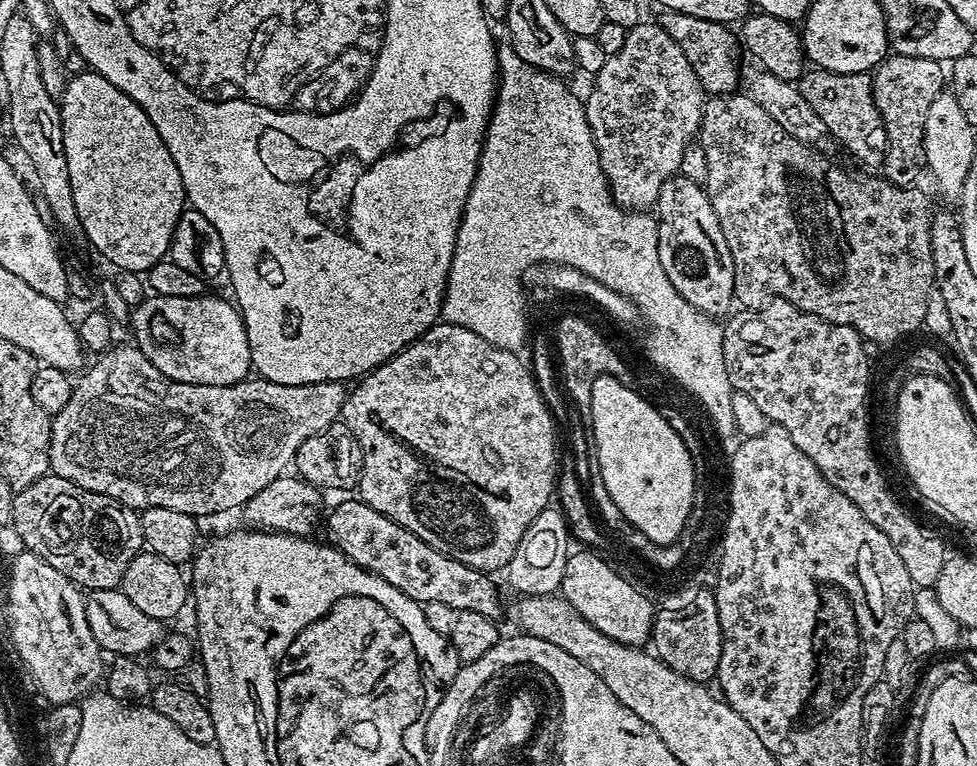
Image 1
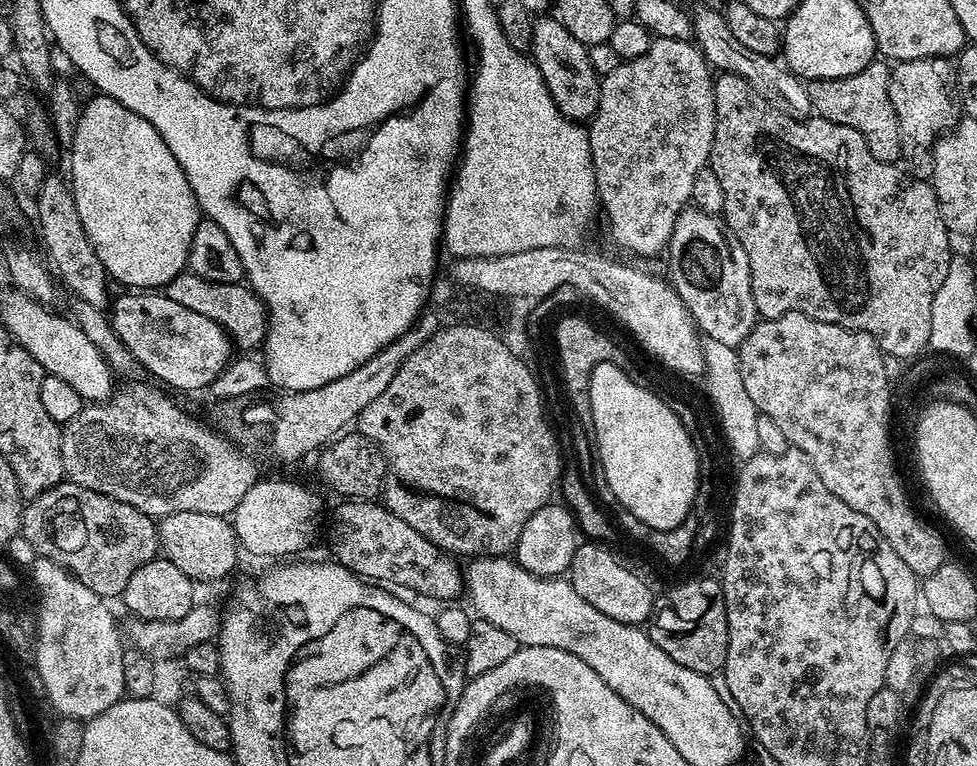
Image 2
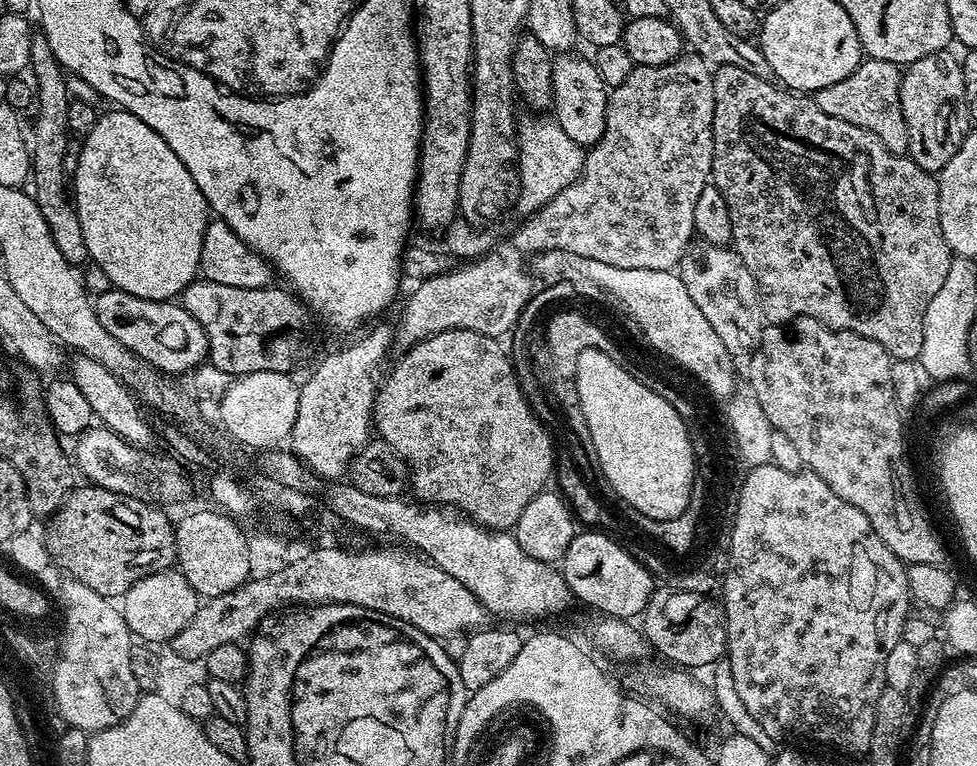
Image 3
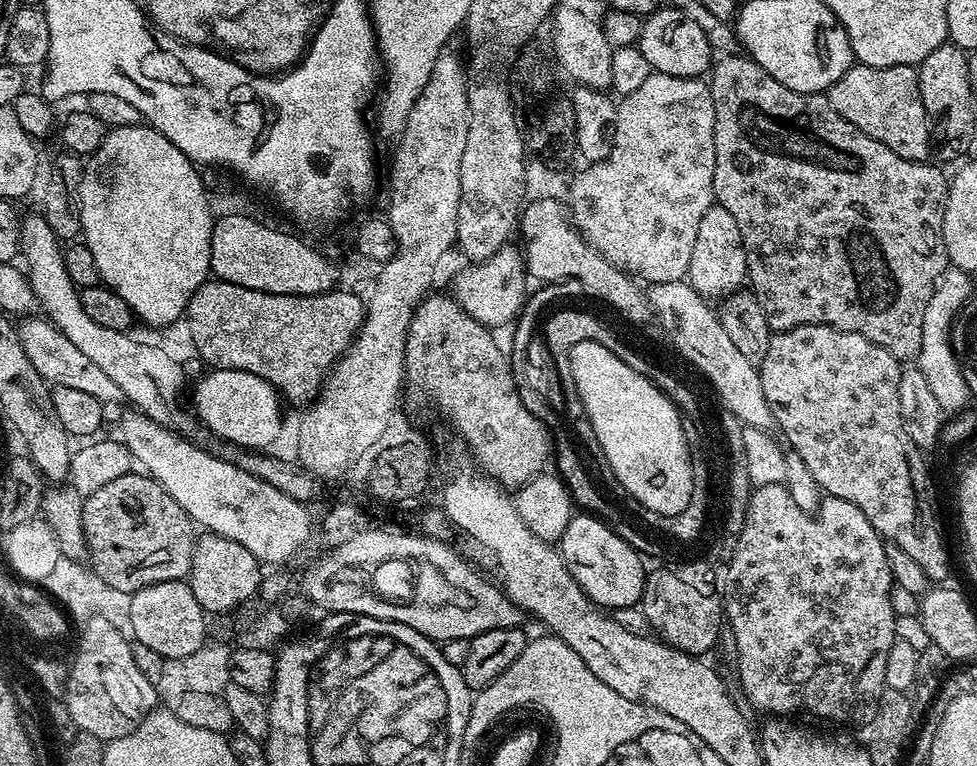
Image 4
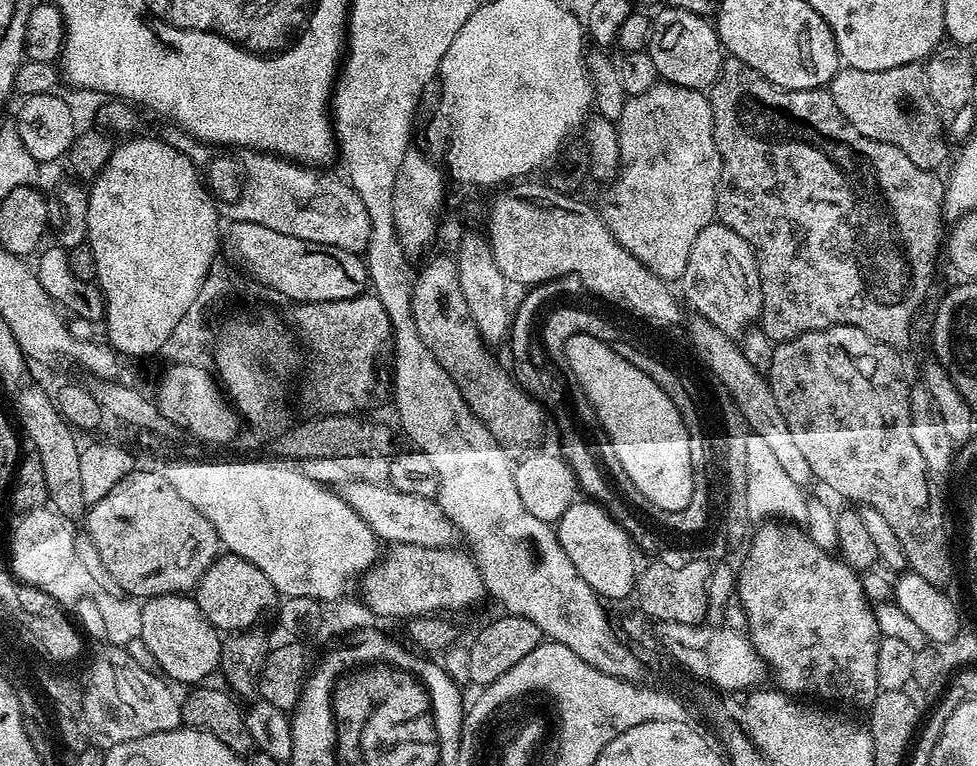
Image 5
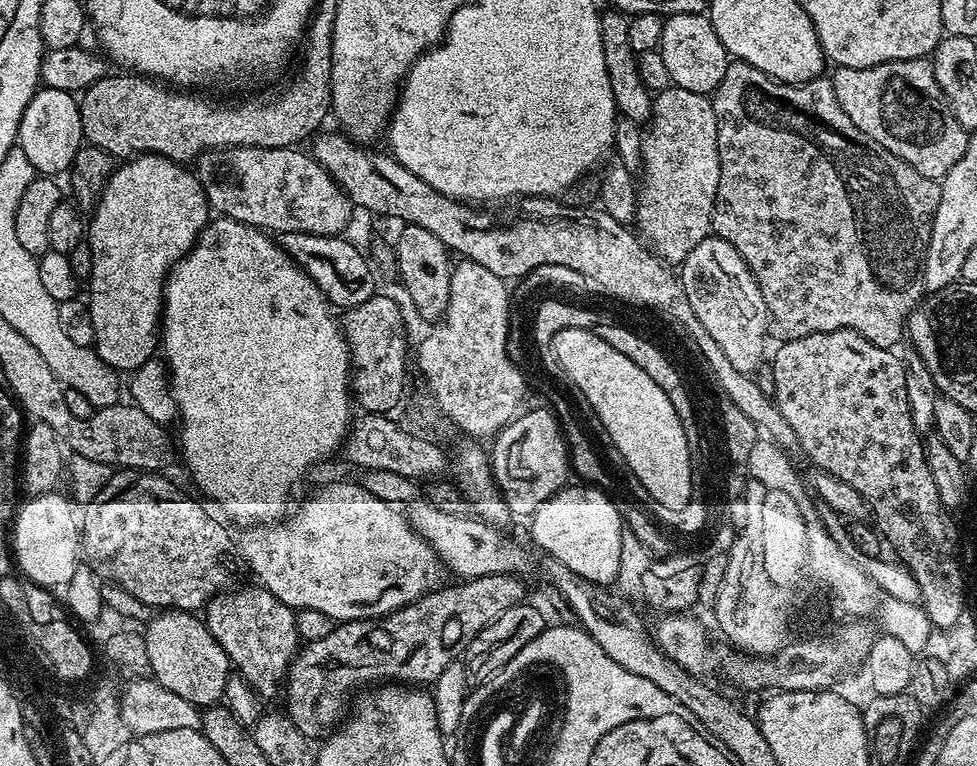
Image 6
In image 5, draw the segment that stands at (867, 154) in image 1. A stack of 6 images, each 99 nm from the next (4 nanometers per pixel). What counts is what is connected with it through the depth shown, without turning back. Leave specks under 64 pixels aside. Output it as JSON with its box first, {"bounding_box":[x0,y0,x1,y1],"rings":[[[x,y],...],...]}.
{"bounding_box":[830,64,950,170],"rings":[[[920,64],[894,66],[894,70],[854,70],[844,66],[832,79],[830,91],[834,106],[842,110],[842,118],[858,134],[898,146],[914,166],[940,170],[947,162],[950,140],[930,98],[928,79]]]}

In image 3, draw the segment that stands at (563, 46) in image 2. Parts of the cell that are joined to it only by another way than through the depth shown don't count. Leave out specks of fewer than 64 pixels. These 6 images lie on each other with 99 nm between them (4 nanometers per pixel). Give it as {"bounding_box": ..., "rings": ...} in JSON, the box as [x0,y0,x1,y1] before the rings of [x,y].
{"bounding_box":[552,54,610,150],"rings":[[[560,54],[552,61],[553,66],[553,102],[554,119],[566,130],[566,135],[574,138],[581,148],[587,150],[596,144],[606,130],[606,110],[610,89],[602,82],[595,63],[591,59],[583,60],[576,54]]]}

